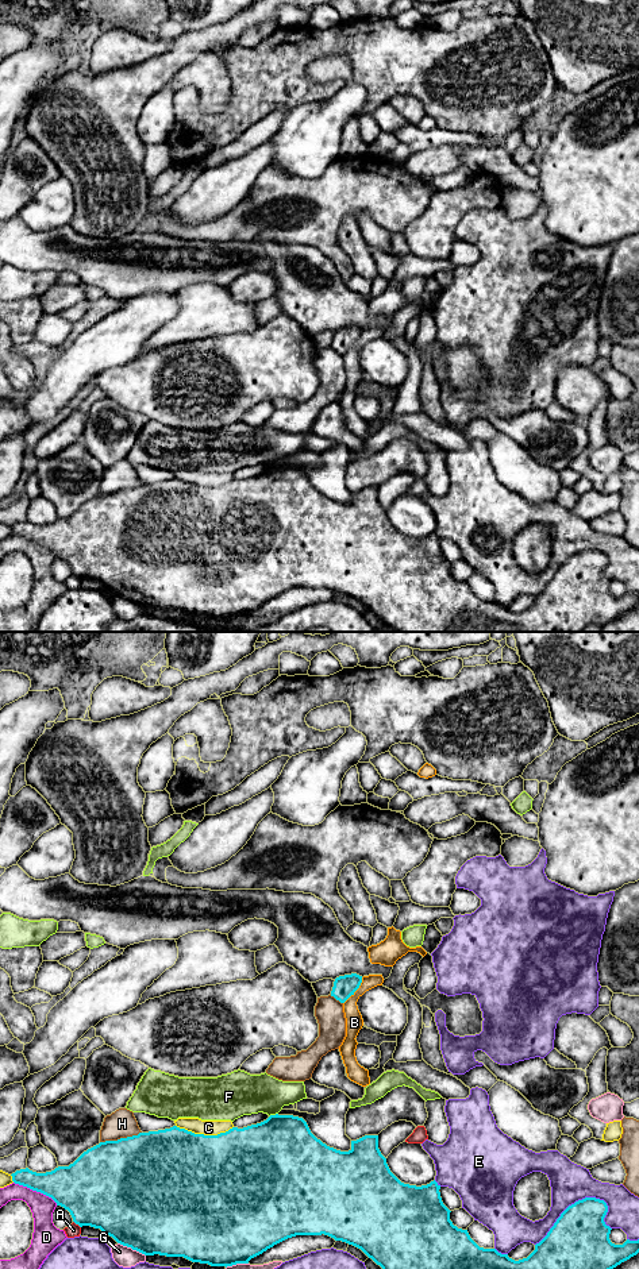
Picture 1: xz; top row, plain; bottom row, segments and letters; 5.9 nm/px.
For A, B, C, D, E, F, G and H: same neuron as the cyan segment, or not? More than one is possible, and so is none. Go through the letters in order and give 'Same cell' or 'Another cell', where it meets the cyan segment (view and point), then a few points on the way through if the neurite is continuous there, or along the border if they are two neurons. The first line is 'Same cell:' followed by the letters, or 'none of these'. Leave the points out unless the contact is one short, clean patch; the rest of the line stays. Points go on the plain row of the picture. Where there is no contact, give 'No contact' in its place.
Same cell: none of these
A: Another cell. Touches cyan at xz (77, 575)
B: Another cell. Touches cyan at xz (355, 342)
C: Another cell. Touches cyan at xz (203, 486)
D: Another cell. Touches cyan at xz (35, 542)
E: Another cell. Touches cyan at xz (568, 559)
F: Another cell. Touches cyan at xz (273, 467)
G: Another cell. Touches cyan at xz (131, 600)
H: Another cell. Touches cyan at xz (120, 490)

